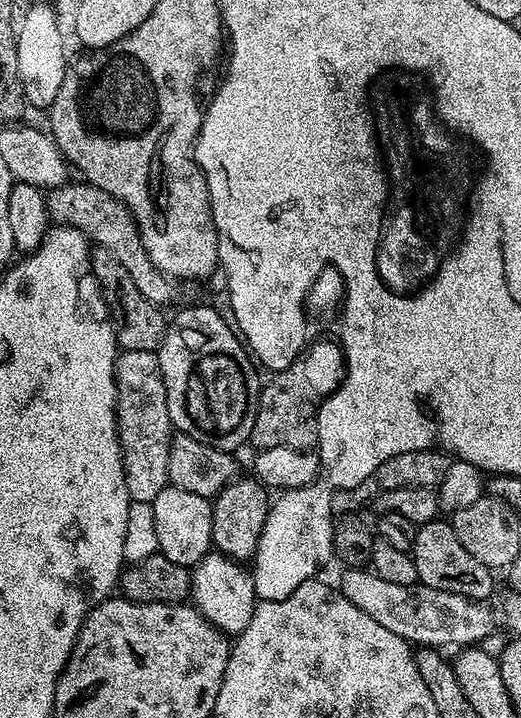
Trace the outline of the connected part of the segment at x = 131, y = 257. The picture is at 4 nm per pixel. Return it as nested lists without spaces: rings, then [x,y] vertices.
[[[65,182],[47,193],[49,217],[53,221],[79,229],[95,247],[104,248],[110,254],[114,254],[114,258],[118,258],[118,262],[126,266],[130,278],[134,278],[134,286],[138,286],[138,290],[142,290],[142,294],[146,294],[150,302],[161,306],[167,305],[167,300],[172,296],[173,281],[165,276],[158,266],[154,266],[150,254],[146,254],[132,211],[118,198],[106,194],[93,184],[72,183]]]

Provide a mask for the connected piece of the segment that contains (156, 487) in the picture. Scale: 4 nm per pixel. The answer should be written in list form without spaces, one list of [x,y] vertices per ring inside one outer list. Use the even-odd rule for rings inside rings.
[[[146,350],[121,351],[116,357],[116,436],[120,439],[120,457],[124,460],[124,481],[129,501],[151,504],[161,490],[169,487],[168,463],[173,435],[159,355]]]

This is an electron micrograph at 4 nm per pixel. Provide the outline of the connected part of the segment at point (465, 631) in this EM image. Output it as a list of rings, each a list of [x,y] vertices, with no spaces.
[[[345,567],[340,576],[338,591],[345,596],[358,610],[370,614],[378,626],[386,626],[394,634],[398,634],[416,646],[441,646],[440,644],[456,644],[455,646],[476,646],[492,632],[492,612],[487,603],[471,600],[462,594],[439,592],[433,588],[417,587],[416,600],[412,597],[413,589],[403,584],[386,582],[378,578],[376,573],[364,568]]]

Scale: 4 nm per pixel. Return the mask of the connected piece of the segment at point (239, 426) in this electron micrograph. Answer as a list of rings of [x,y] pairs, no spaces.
[[[208,358],[204,364],[190,366],[188,376],[202,376],[200,394],[194,398],[182,398],[182,424],[175,429],[177,433],[197,437],[226,453],[249,443],[262,387],[262,376],[257,373],[255,363],[234,366],[234,362],[238,360]]]

